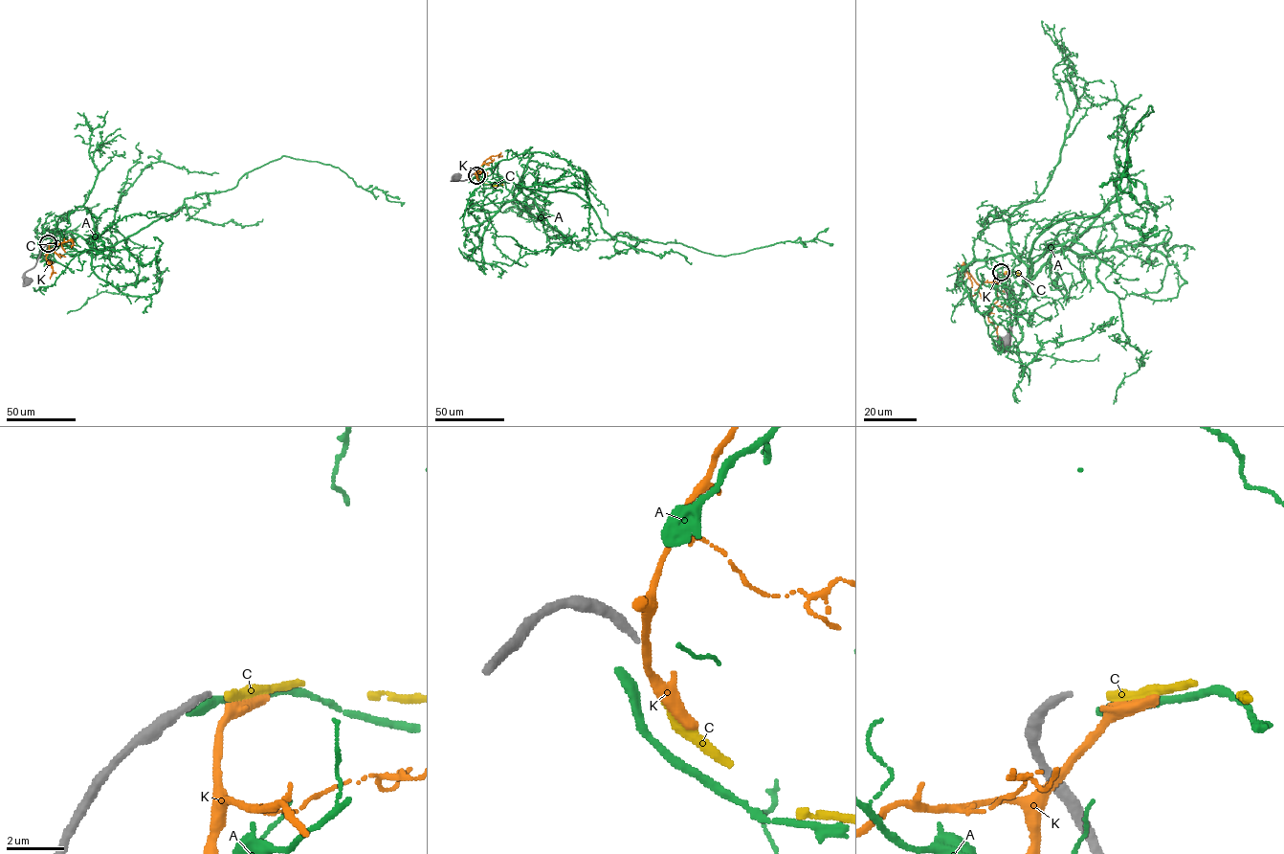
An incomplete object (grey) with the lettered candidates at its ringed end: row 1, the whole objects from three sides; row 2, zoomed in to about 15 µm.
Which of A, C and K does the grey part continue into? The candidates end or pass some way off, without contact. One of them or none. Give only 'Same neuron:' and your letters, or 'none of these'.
Same neuron: C

